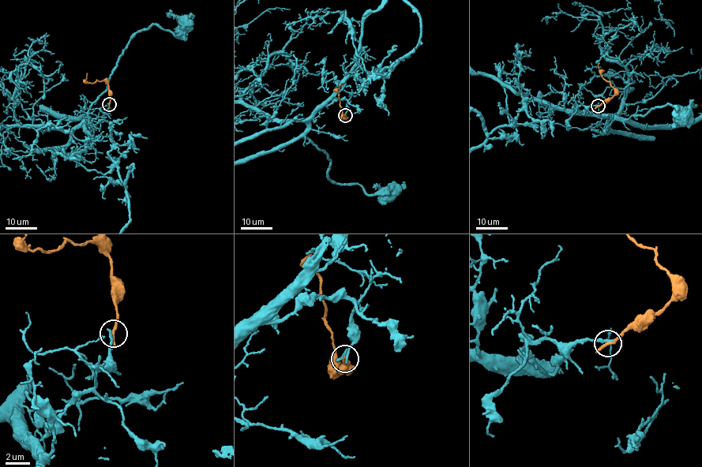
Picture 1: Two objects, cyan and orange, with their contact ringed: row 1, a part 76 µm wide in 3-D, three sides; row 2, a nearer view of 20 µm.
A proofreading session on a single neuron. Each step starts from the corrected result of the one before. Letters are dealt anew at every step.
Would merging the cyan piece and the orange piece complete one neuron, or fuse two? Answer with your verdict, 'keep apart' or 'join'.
keep apart

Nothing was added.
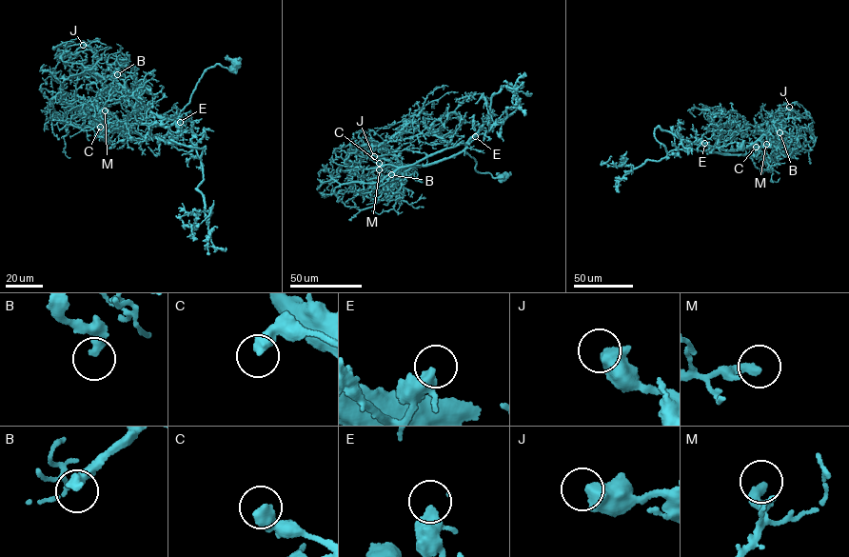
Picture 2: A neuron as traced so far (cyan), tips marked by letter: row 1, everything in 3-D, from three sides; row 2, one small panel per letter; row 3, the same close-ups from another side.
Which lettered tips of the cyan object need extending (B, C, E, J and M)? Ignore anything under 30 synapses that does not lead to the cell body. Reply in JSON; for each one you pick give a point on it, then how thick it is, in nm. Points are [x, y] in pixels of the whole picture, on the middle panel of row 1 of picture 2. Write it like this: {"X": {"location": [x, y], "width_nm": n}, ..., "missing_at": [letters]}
{"missing_at": []}

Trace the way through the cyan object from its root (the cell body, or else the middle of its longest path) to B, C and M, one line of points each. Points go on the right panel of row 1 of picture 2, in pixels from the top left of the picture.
B: (740, 147), (745, 142), (735, 142), (720, 148), (727, 150), (744, 148), (771, 128), (779, 132)
C: (740, 147), (745, 142), (735, 142), (712, 149), (714, 151), (740, 155), (747, 154), (756, 147)
M: (740, 147), (745, 142), (735, 142), (712, 149), (714, 151), (740, 155), (766, 144)

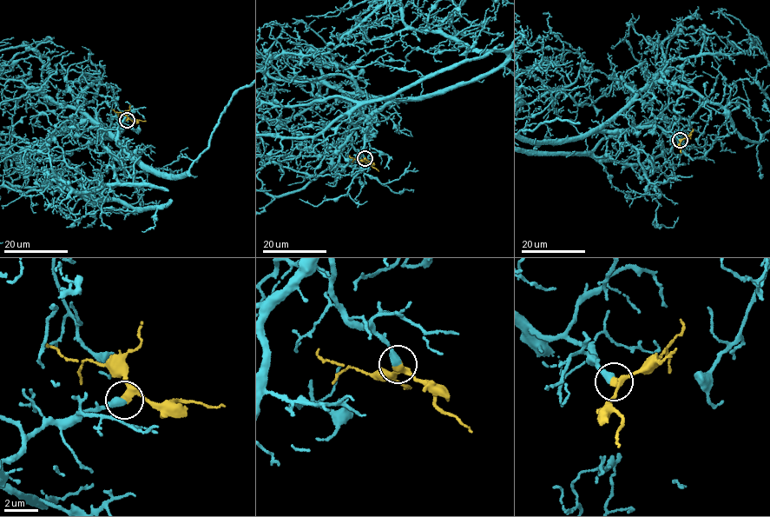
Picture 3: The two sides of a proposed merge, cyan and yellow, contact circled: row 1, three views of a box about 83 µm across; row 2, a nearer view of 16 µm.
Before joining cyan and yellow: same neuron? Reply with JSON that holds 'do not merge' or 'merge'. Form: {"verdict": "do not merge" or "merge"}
{"verdict": "merge"}

